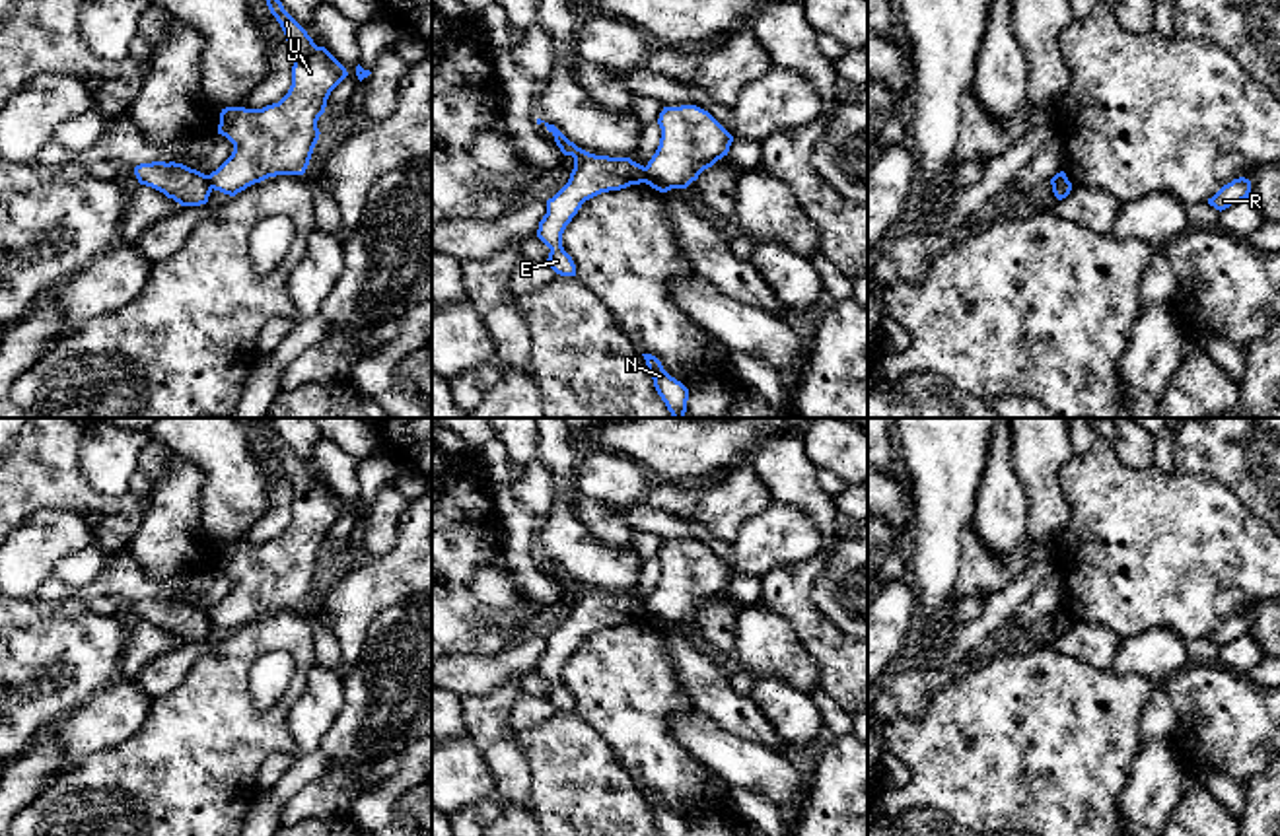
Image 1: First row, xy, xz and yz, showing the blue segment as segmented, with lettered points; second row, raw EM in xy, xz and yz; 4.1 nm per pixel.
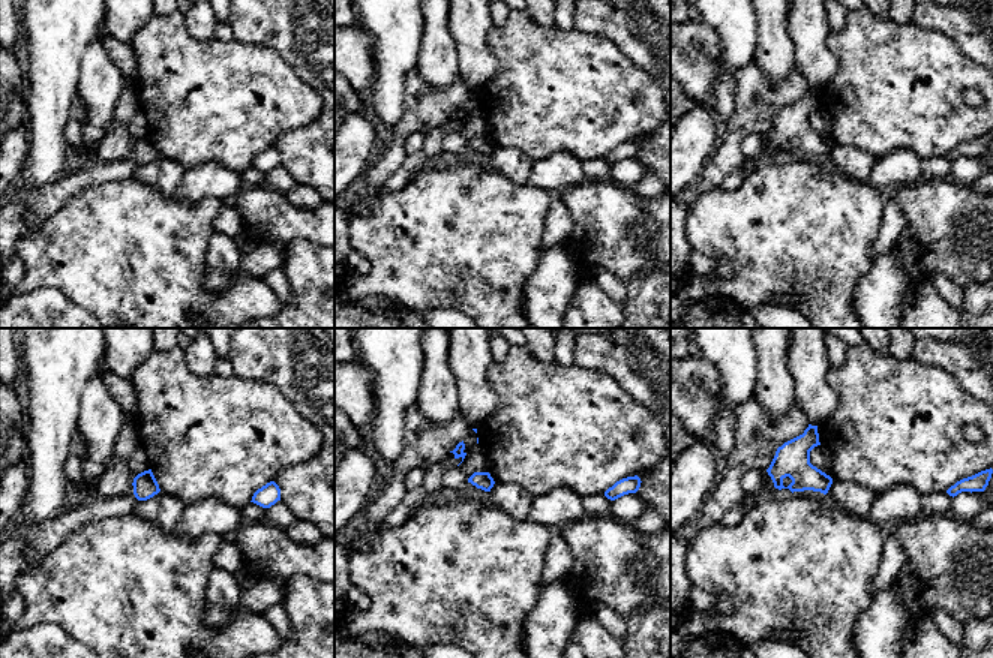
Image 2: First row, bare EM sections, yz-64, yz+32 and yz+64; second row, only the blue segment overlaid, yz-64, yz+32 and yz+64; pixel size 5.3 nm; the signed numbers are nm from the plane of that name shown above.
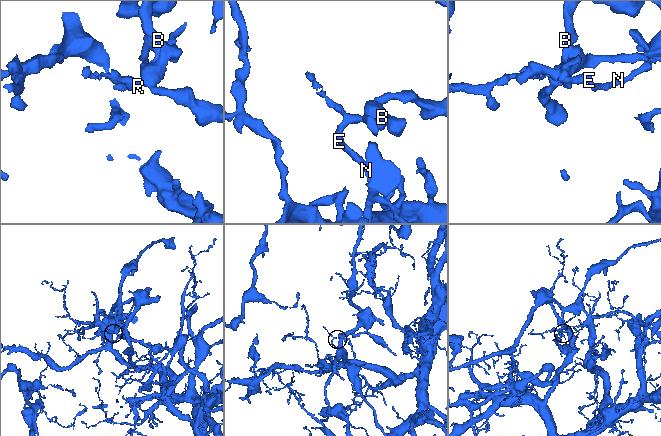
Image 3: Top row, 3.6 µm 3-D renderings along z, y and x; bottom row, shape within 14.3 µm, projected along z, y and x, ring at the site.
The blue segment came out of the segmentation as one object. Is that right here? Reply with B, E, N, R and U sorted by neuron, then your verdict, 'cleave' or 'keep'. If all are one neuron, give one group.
B U / E N R | cleave

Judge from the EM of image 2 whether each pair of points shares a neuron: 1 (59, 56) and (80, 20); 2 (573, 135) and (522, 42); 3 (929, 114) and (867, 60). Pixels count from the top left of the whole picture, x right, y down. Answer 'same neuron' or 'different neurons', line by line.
1: same neuron
2: same neuron
3: same neuron

